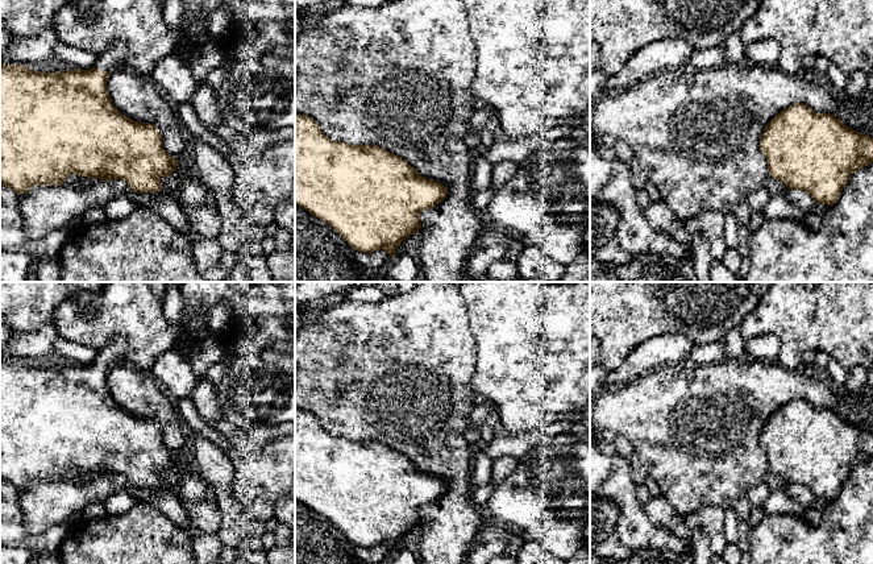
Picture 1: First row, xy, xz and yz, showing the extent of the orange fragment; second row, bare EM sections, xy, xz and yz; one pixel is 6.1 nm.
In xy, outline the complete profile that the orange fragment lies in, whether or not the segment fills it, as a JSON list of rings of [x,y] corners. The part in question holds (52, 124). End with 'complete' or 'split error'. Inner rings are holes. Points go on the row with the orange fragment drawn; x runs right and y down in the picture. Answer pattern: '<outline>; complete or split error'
[[[112,43],[97,55],[92,69],[62,72],[38,72],[21,65],[0,63],[0,186],[22,195],[33,186],[62,186],[66,177],[74,174],[101,182],[124,179],[140,194],[162,191],[161,178],[176,170],[178,159],[163,149],[155,125],[122,115],[107,92],[109,71],[124,67],[126,54],[125,43]]]; split error

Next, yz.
[[[795,103],[776,115],[762,132],[760,150],[768,161],[770,177],[789,190],[802,190],[816,203],[833,206],[852,175],[873,163],[873,137],[853,130],[831,113],[815,113]]]; complete

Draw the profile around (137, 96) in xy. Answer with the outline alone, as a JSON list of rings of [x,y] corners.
[[[121,67],[108,74],[107,92],[122,115],[138,123],[155,125],[163,149],[175,159],[180,158],[186,132],[166,95],[150,76]]]

